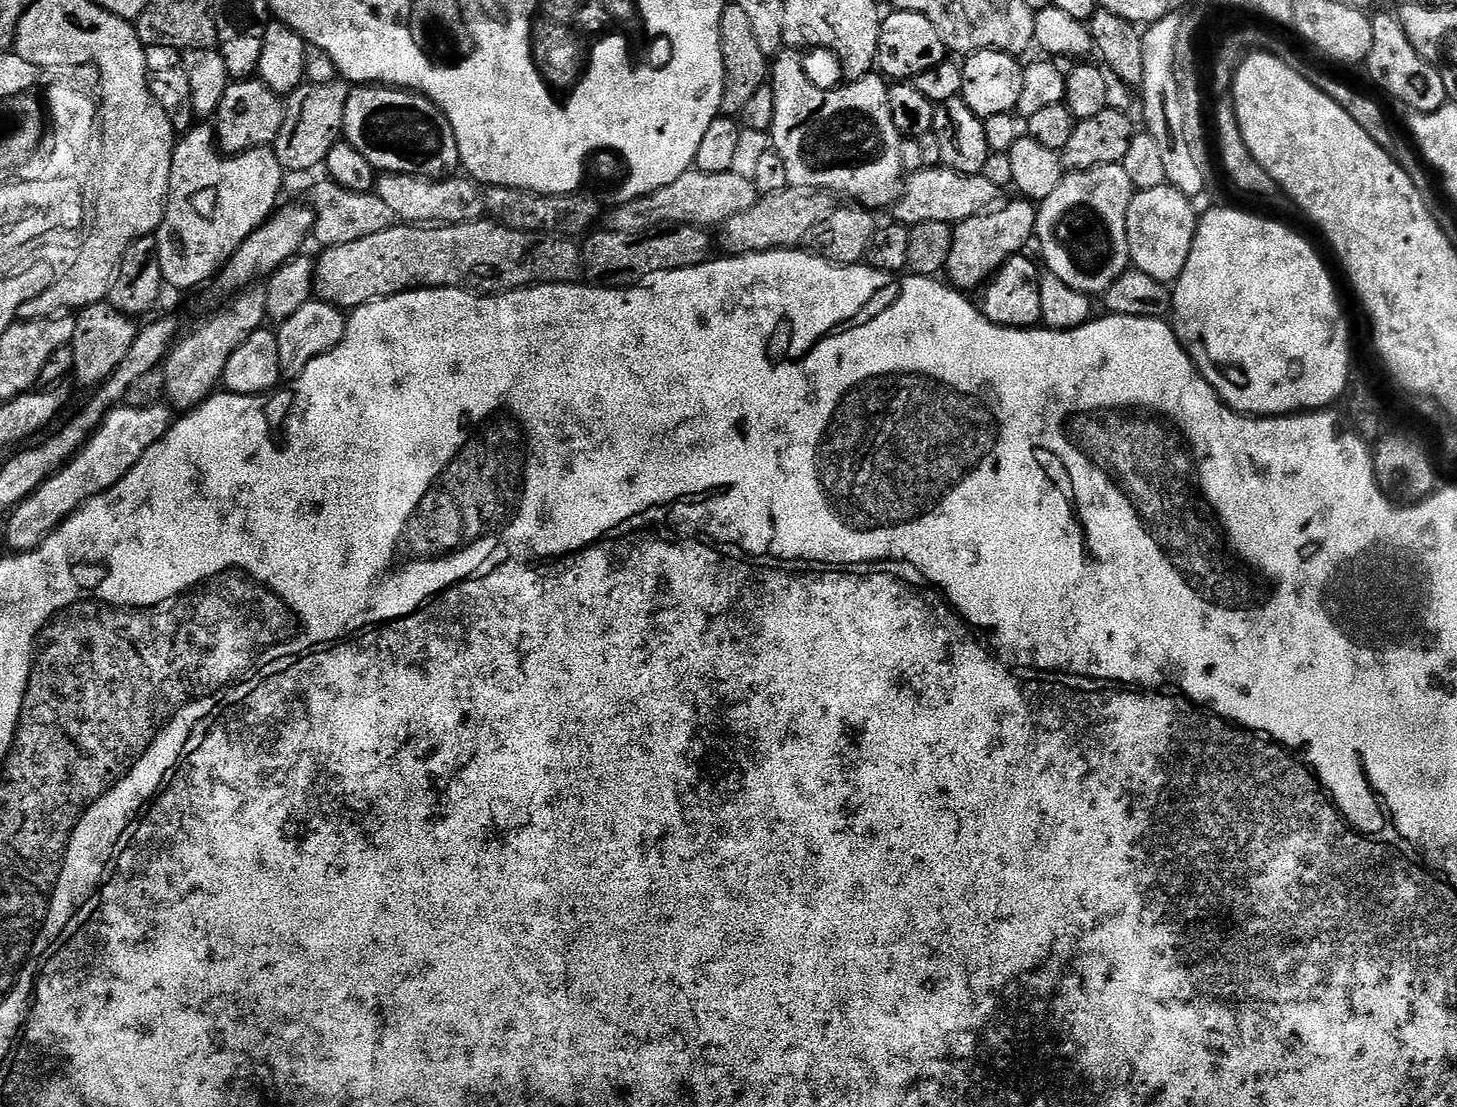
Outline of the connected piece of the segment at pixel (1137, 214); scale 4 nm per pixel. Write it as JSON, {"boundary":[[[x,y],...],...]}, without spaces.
{"boundary":[[[1165,182],[1157,188],[1137,191],[1126,214],[1126,242],[1131,267],[1171,285],[1182,274],[1194,246],[1198,211],[1191,199]]]}

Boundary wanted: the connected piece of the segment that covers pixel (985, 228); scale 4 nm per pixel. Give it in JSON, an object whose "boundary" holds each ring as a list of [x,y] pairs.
{"boundary":[[[1016,198],[1013,204],[1006,204],[984,213],[983,216],[964,220],[953,227],[950,258],[946,269],[951,287],[957,290],[968,290],[964,288],[978,287],[979,289],[987,285],[1008,259],[1027,249],[1024,247],[1027,246],[1028,239],[1030,241],[1033,239],[1036,231],[1037,205],[1023,198]]]}

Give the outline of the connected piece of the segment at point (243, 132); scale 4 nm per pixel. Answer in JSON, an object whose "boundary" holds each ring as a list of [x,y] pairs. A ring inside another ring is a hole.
{"boundary":[[[258,78],[246,80],[232,80],[228,85],[226,94],[222,94],[222,102],[218,106],[214,117],[214,131],[216,143],[225,156],[237,156],[243,152],[249,152],[255,148],[267,148],[275,145],[278,138],[278,130],[282,130],[282,118],[284,117],[285,101],[270,86],[266,86]]]}

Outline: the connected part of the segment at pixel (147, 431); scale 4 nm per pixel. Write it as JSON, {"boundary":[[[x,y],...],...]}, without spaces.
{"boundary":[[[163,403],[152,404],[149,408],[113,408],[79,452],[7,517],[8,529],[4,536],[12,547],[9,549],[13,553],[34,550],[67,516],[79,510],[81,504],[110,490],[136,465],[138,458],[154,446],[154,442],[166,435],[170,427],[167,411],[169,409]]]}

